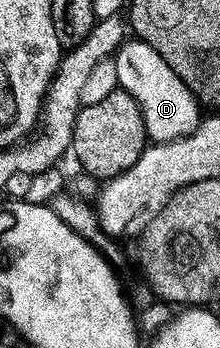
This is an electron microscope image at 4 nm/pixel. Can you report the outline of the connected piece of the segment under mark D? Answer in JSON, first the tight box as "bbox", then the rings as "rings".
{"bbox":[112,40,200,142],"rings":[[[127,40],[112,59],[116,63],[119,86],[132,95],[142,109],[146,136],[151,142],[178,141],[198,126],[200,102],[195,99],[194,92],[176,75],[176,71],[172,71],[172,67],[168,67],[168,63],[164,63],[164,59],[160,59],[160,55],[156,55],[156,51],[152,51],[152,47],[148,47],[148,43]]]}

